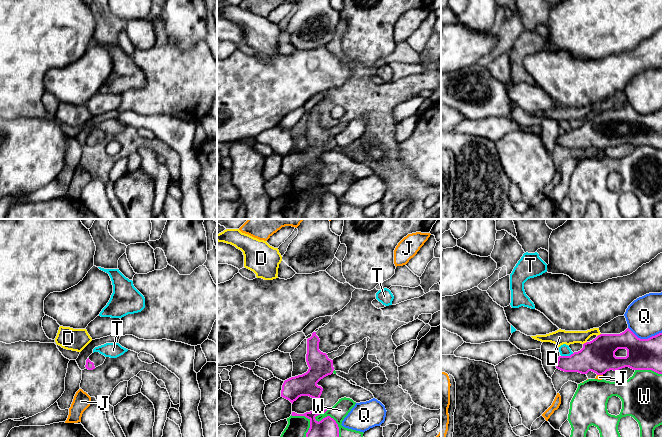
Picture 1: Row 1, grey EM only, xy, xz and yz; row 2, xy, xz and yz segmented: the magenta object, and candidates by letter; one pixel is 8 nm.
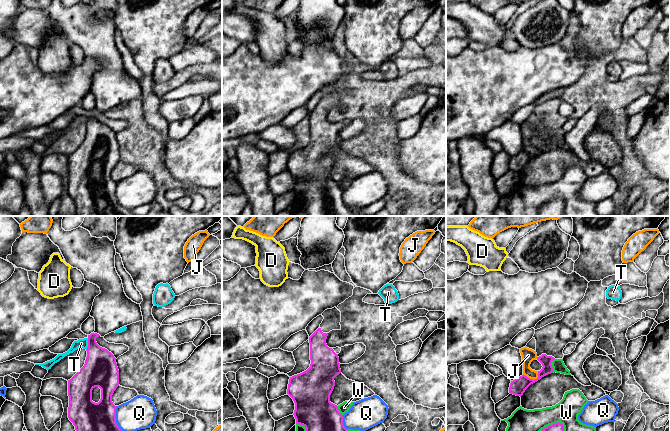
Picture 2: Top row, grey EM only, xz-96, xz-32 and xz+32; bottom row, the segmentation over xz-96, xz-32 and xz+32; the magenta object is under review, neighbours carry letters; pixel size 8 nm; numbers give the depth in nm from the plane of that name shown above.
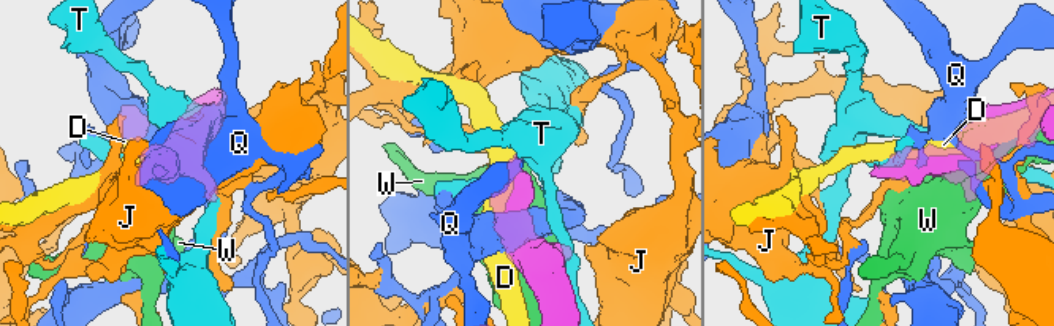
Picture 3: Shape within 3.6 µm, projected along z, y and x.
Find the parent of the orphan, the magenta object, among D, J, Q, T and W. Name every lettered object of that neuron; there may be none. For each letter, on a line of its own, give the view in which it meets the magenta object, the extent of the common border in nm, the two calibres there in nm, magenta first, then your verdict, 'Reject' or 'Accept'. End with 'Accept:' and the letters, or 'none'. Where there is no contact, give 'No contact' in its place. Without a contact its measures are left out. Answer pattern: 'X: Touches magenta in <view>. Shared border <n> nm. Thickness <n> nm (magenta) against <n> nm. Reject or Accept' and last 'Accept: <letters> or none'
D: Touches magenta in yz. Shared border 40 nm. Thickness 260 nm (magenta) against 110 nm. Reject
J: Touches magenta in yz. Shared border 50 nm. Thickness 260 nm (magenta) against 50 nm. Reject
Q: Touches magenta in yz. Shared border 280 nm. Thickness 260 nm (magenta) against 280 nm. Reject
T: Touches magenta in yz. Shared border 110 nm. Thickness 260 nm (magenta) against 90 nm. Reject
W: Touches magenta in xz. Shared border 260 nm. Thickness 160 nm (magenta) against 140 nm. Reject
Accept: none

